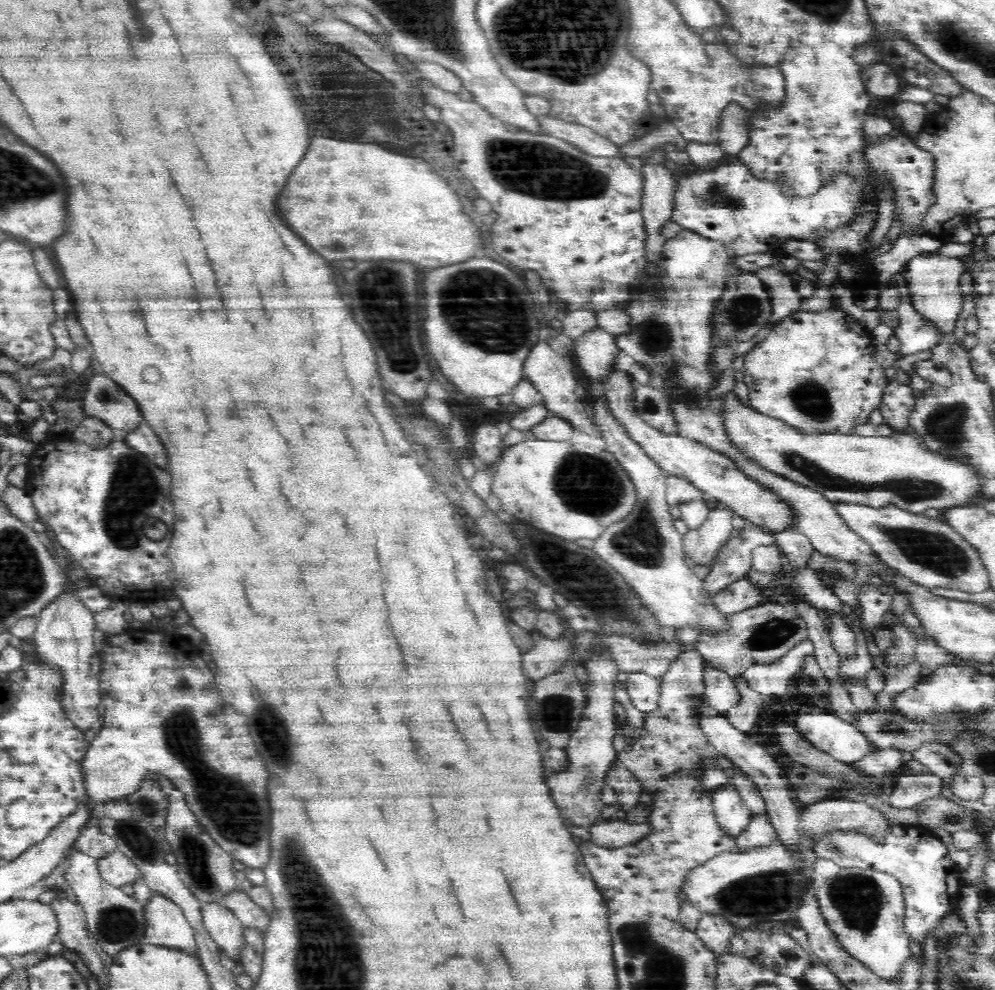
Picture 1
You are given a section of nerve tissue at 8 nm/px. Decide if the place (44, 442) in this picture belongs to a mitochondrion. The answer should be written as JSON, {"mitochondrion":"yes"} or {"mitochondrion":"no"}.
{"mitochondrion":"no"}

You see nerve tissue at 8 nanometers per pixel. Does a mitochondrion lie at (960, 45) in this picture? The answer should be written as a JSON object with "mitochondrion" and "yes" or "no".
{"mitochondrion":"yes"}

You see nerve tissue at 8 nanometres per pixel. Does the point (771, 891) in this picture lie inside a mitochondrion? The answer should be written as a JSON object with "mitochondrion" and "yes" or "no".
{"mitochondrion":"yes"}

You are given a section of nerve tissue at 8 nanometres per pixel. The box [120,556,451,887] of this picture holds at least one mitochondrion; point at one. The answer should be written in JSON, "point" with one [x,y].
{"point":[231,811]}

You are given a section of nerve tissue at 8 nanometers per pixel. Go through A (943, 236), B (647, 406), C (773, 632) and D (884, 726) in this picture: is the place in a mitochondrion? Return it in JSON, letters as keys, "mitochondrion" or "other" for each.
{"A":"other","B":"mitochondrion","C":"mitochondrion","D":"mitochondrion"}

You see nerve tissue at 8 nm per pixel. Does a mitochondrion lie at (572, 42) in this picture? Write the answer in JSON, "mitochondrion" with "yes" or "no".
{"mitochondrion":"yes"}

